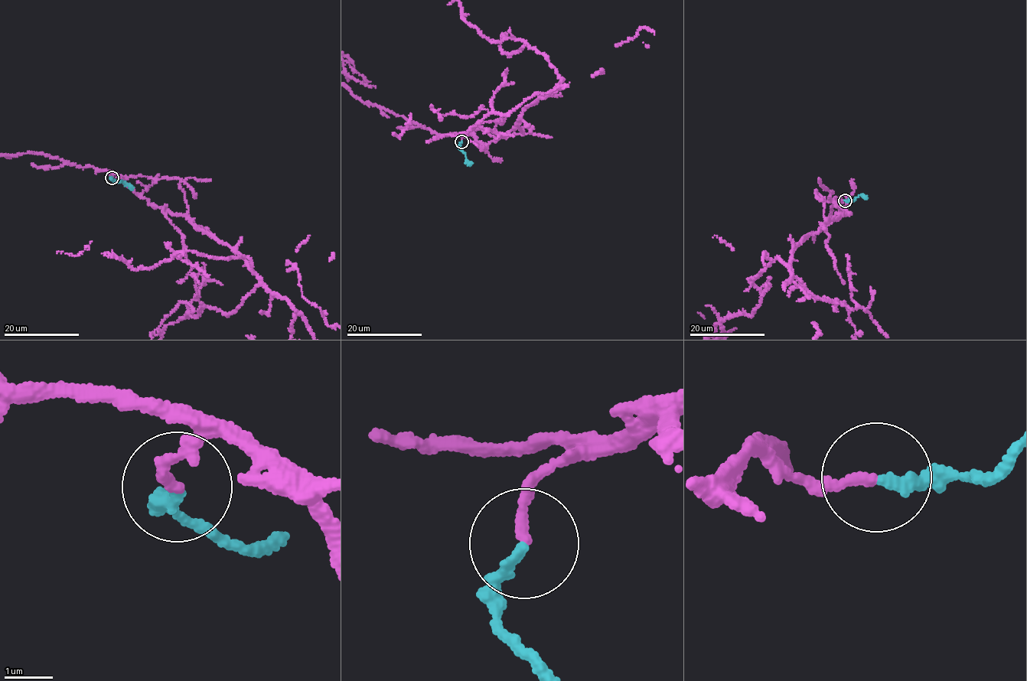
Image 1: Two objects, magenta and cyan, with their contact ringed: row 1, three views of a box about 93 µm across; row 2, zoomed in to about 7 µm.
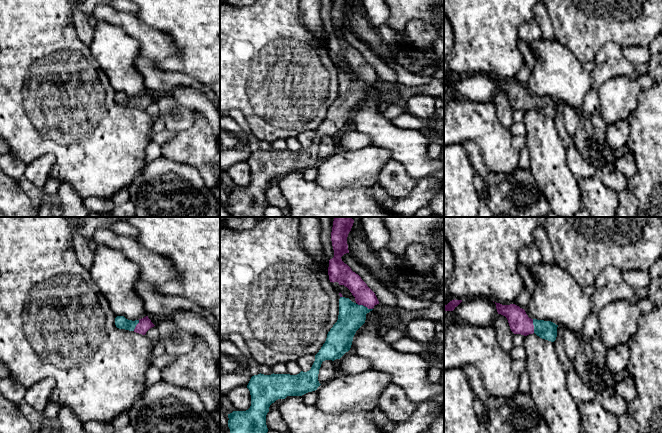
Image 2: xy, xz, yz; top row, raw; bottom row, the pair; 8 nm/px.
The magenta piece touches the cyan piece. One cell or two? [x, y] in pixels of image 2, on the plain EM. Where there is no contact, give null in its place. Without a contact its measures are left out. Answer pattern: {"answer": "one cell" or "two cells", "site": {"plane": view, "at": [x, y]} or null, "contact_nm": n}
{"answer": "one cell", "site": {"plane": "xz", "at": [365, 82]}, "contact_nm": 140}

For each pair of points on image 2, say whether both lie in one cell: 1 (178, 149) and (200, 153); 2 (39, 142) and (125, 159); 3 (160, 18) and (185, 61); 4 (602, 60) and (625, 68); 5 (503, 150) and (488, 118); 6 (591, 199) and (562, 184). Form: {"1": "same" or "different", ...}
{"1": "same", "2": "same", "3": "same", "4": "same", "5": "same", "6": "different"}

